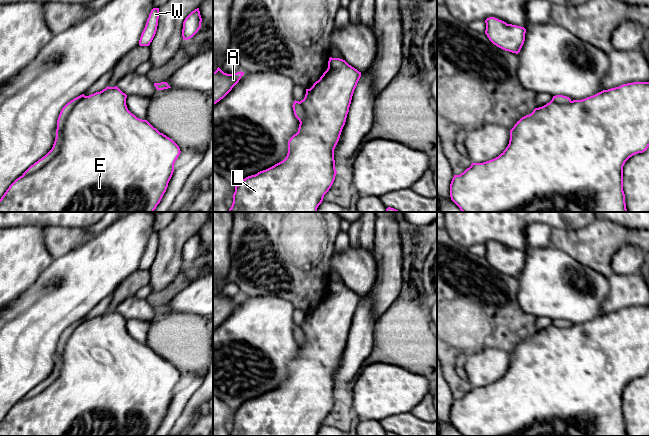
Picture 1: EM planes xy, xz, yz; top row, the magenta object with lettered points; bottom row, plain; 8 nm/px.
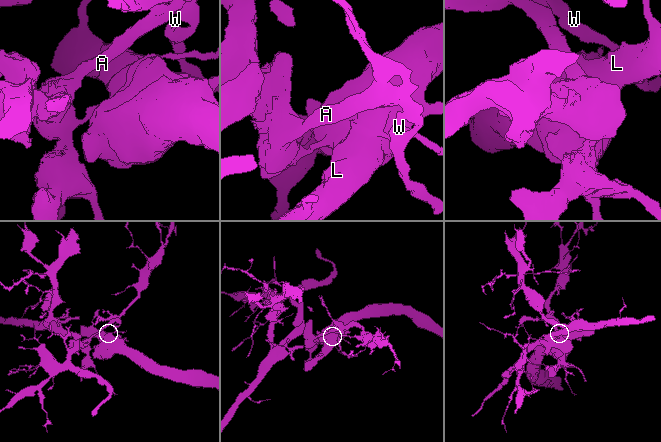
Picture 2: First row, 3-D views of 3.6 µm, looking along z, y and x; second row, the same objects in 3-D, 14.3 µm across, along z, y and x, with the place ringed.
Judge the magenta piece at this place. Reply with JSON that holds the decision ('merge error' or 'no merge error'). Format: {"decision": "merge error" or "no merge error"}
{"decision": "merge error"}

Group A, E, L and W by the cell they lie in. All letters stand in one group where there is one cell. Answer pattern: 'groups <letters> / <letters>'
groups A W / E L

